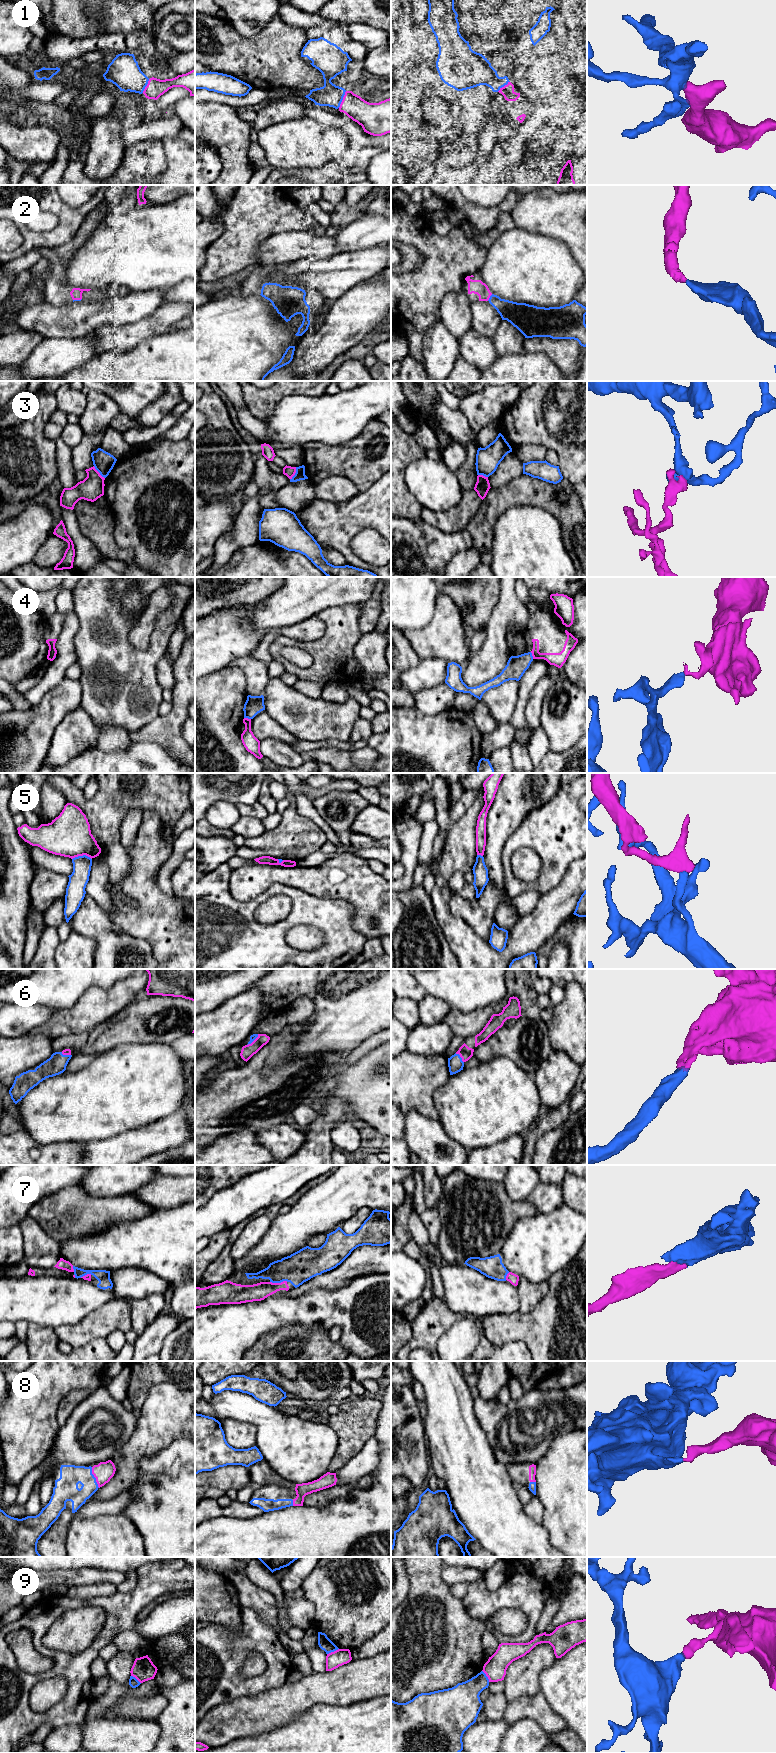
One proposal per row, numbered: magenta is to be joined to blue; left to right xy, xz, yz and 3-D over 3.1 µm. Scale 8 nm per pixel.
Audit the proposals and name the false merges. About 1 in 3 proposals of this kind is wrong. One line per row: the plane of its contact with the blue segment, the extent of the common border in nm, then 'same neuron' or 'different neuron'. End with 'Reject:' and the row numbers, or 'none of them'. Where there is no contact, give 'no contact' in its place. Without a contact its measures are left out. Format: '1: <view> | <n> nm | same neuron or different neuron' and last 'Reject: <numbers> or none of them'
1: xz | 150 nm | same neuron
2: yz | 70 nm | same neuron
3: xy | 140 nm | different neuron
4: xz | 60 nm | different neuron
5: xy | 160 nm | different neuron
6: yz | 100 nm | same neuron
7: xz | 140 nm | same neuron
8: xy | 180 nm | same neuron
9: xz | 110 nm | different neuron
Reject: 3, 4, 5, 9

